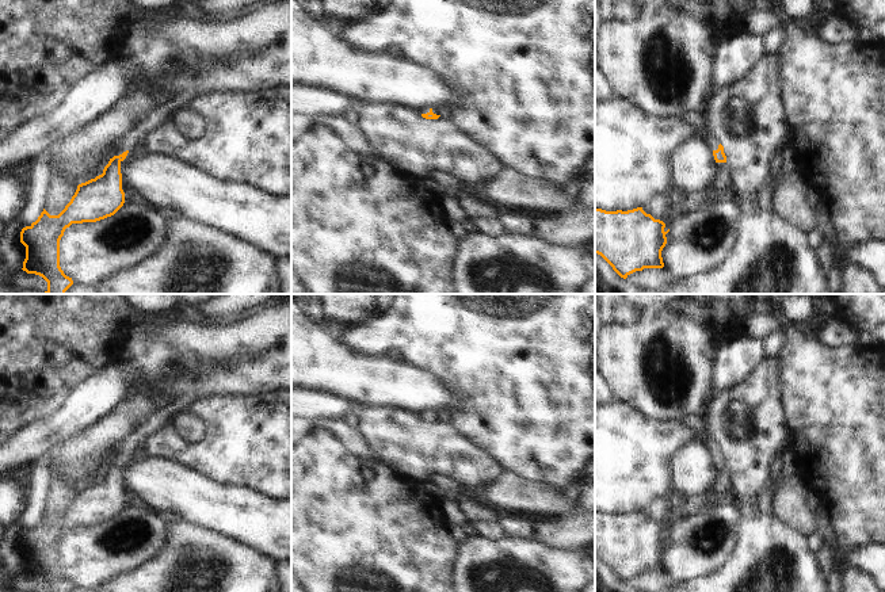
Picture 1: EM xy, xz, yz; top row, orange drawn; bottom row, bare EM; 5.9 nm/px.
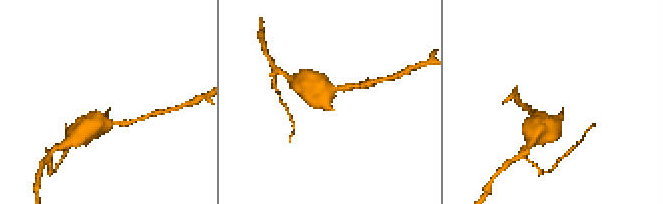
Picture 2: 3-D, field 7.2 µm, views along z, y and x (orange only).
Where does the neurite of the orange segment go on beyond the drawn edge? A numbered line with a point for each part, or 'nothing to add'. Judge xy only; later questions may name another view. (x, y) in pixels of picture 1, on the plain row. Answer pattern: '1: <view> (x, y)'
1: xy (133, 442).

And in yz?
1: yz (710, 440).

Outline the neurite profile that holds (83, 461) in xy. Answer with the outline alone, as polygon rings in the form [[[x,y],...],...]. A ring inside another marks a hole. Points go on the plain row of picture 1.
[[[131,389],[107,417],[64,447],[53,461],[53,475],[76,488],[102,478],[125,438],[156,410],[144,390]]]

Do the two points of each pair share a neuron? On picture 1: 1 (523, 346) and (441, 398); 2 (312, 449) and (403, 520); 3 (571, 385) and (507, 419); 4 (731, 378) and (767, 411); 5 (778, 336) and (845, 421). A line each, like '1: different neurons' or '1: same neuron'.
1: different neurons
2: same neuron
3: same neuron
4: different neurons
5: different neurons

